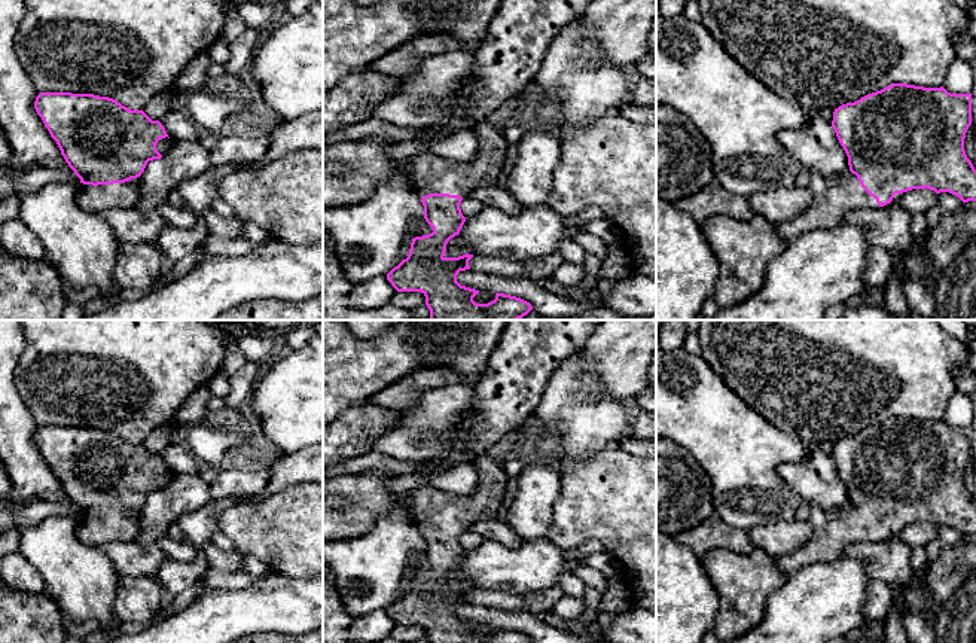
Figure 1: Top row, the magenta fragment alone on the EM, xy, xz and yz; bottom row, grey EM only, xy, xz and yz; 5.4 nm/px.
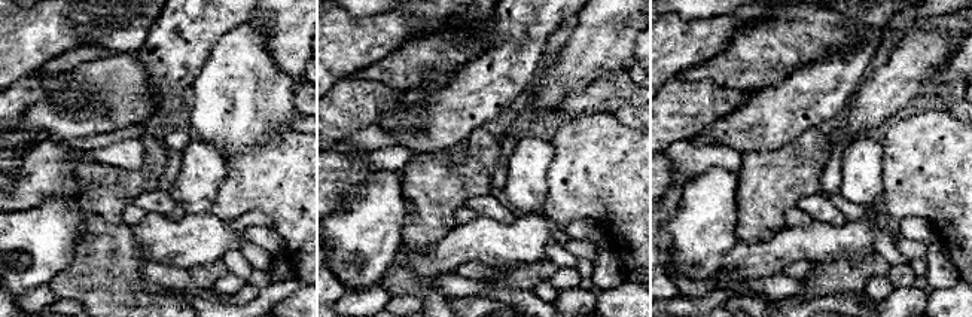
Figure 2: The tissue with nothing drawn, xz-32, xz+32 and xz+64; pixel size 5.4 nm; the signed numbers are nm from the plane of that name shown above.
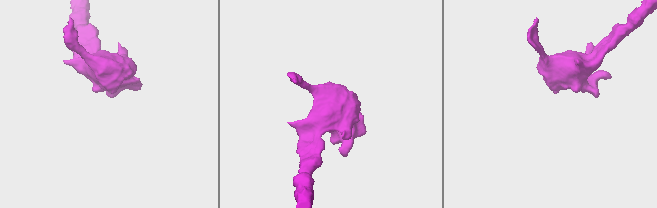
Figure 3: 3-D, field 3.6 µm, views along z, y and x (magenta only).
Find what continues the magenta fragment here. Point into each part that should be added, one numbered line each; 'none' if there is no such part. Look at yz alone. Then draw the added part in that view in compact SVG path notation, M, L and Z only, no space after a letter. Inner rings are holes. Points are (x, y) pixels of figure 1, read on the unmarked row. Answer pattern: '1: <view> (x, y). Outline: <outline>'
1: yz (844, 526). Outline: M833 508L826 512L827 522L815 527L811 539L787 555L775 557L775 563L783 573L792 576L800 567L835 561L842 557L845 548L857 542L876 542L876 533L860 518L855 508Z

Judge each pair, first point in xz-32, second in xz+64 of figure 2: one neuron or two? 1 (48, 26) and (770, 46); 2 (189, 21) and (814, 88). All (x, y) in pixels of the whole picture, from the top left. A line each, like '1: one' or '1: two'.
1: two
2: one

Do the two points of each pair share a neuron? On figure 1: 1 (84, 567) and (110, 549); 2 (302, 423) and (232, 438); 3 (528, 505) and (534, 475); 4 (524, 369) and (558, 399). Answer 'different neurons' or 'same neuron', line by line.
1: different neurons
2: different neurons
3: same neuron
4: different neurons

